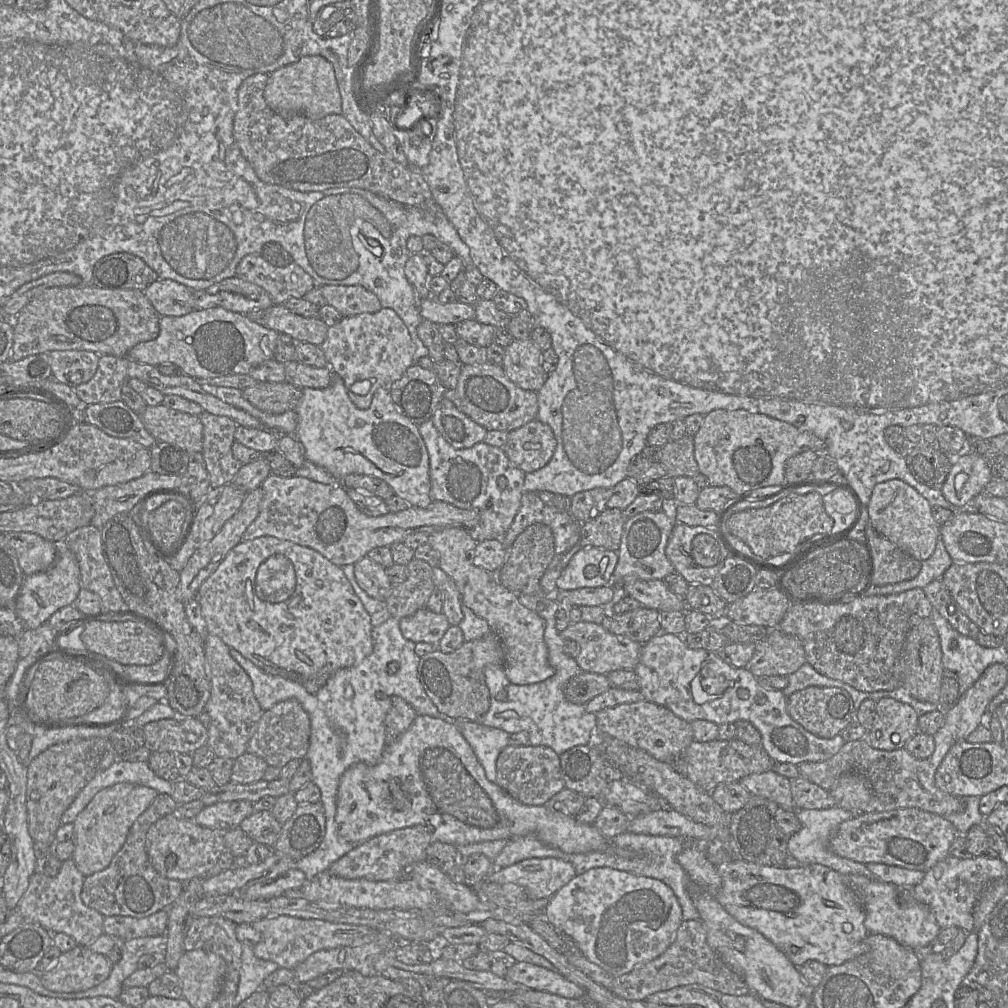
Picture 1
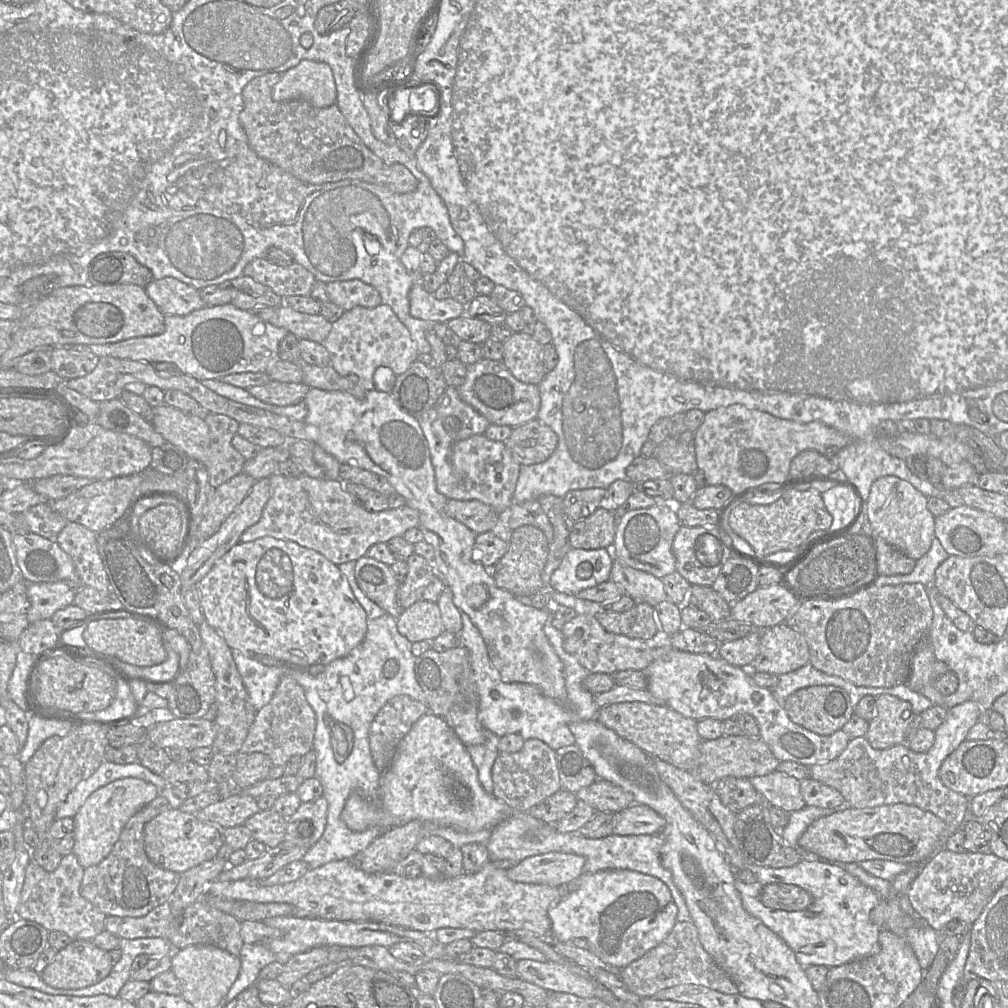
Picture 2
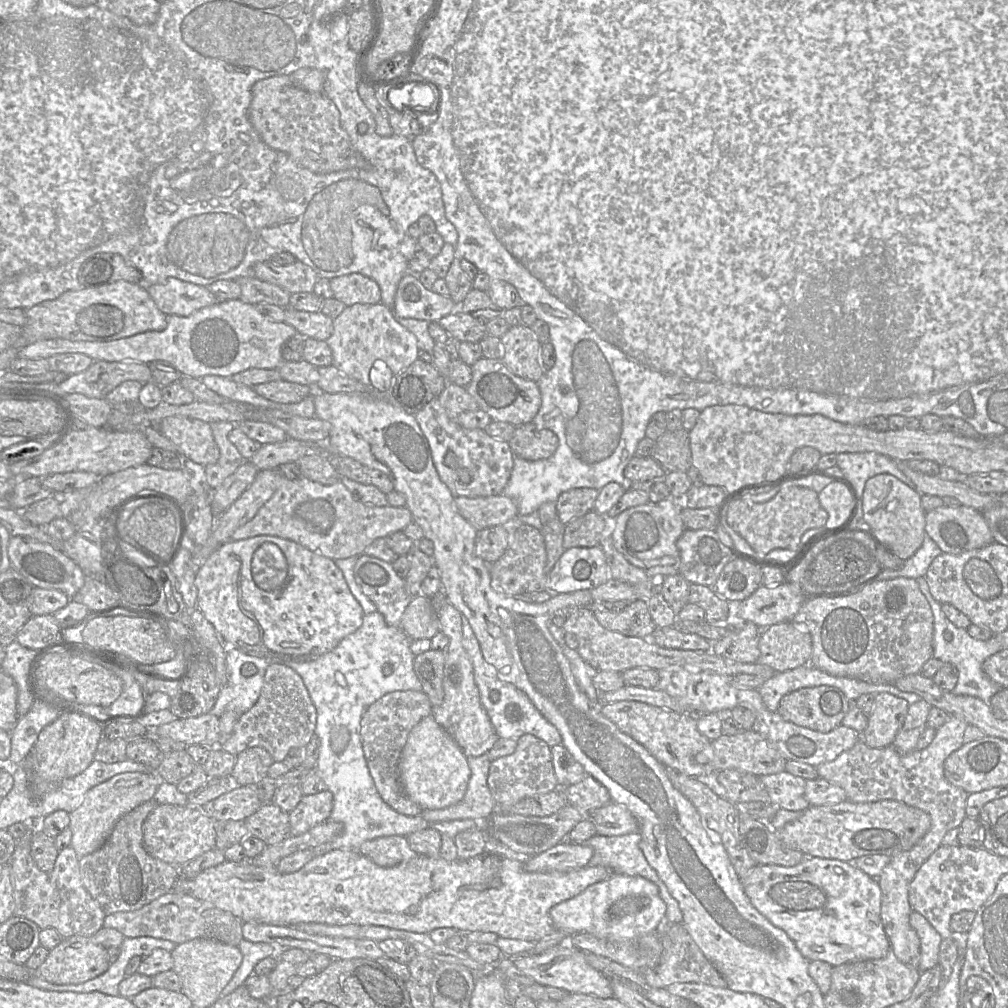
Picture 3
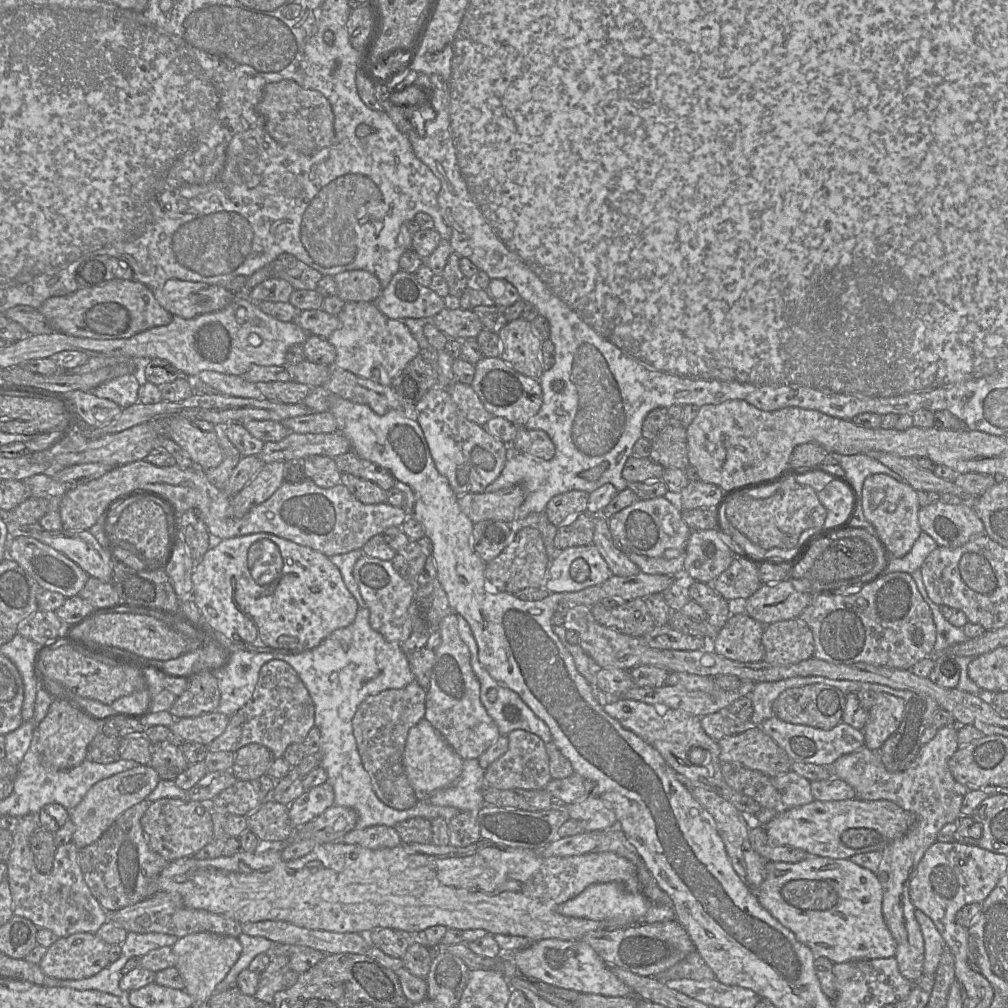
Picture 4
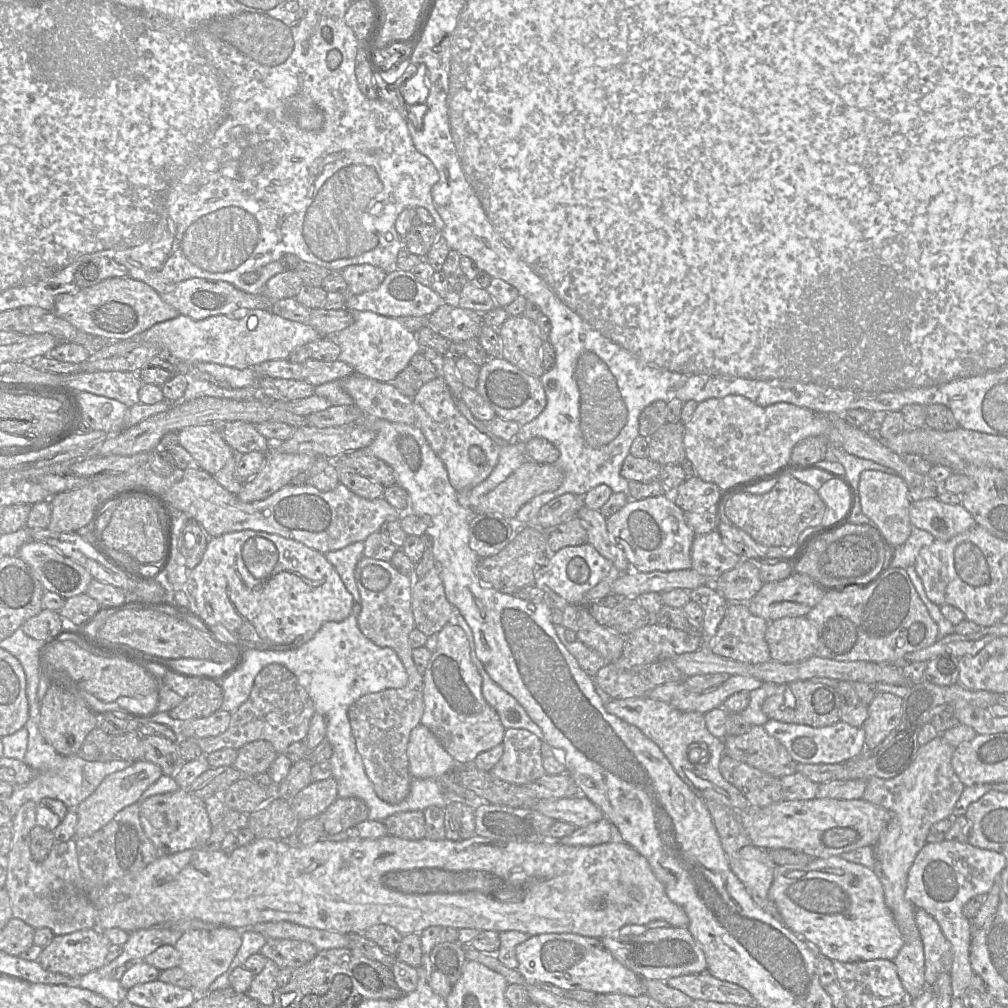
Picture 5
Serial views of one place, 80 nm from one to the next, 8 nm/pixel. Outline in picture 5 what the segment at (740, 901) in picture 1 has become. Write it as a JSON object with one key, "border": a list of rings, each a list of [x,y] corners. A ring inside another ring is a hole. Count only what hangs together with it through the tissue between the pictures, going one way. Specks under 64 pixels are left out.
{"border":[[[840,856],[812,859],[806,865],[776,865],[769,898],[778,909],[782,923],[810,944],[819,956],[832,961],[893,961],[904,944],[894,917],[885,904],[883,885],[877,875],[872,869]]]}

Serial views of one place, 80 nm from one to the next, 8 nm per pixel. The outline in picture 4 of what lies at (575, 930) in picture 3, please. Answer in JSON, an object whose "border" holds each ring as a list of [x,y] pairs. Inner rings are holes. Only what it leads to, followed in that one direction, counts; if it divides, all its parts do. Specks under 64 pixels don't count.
{"border":[[[604,882],[588,886],[575,898],[560,904],[557,911],[564,916],[603,921],[608,924],[607,929],[617,929],[643,923],[650,905],[643,892],[629,891],[617,882]]]}

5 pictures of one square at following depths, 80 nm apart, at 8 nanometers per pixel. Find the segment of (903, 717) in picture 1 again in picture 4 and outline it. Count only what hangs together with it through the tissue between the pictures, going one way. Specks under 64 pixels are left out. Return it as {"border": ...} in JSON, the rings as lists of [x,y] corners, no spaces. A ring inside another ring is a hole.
{"border":[[[885,692],[878,693],[863,729],[865,746],[871,750],[879,750],[899,727],[904,709],[905,701],[902,698]]]}

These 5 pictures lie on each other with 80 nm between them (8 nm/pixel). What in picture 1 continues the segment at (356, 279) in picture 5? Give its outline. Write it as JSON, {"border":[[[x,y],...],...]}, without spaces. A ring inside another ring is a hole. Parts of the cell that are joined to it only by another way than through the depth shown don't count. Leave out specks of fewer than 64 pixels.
{"border":[[[323,285],[320,290],[327,304],[344,317],[374,313],[382,308],[377,296],[361,285]]]}

